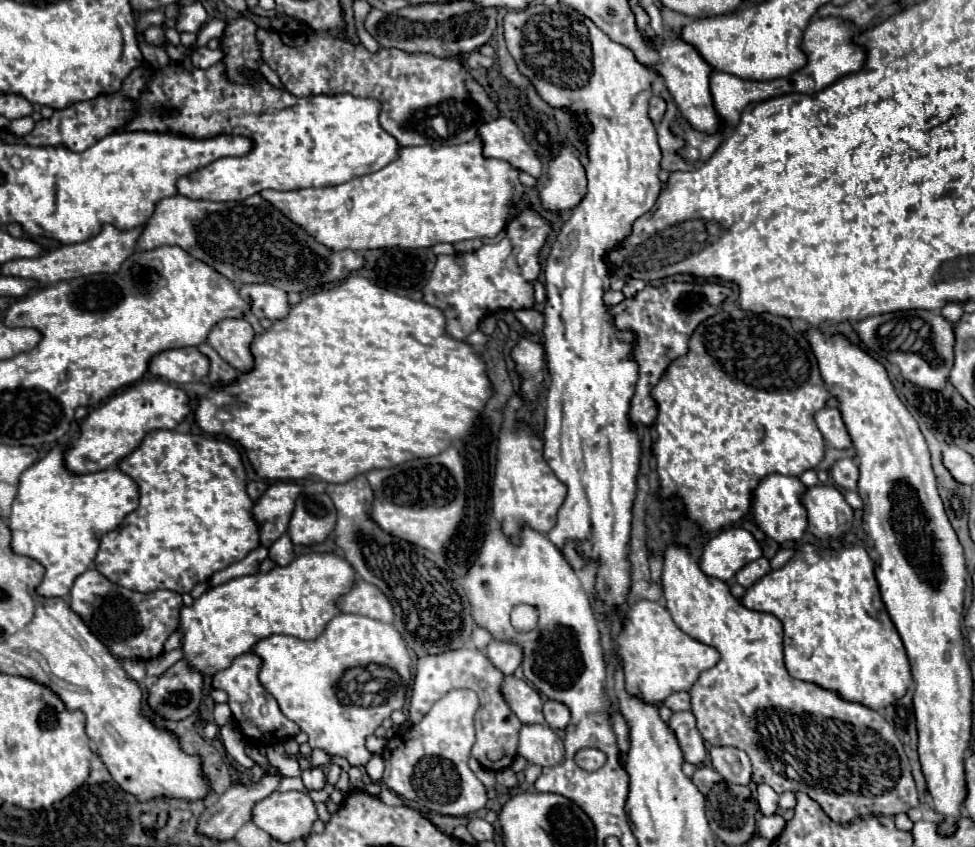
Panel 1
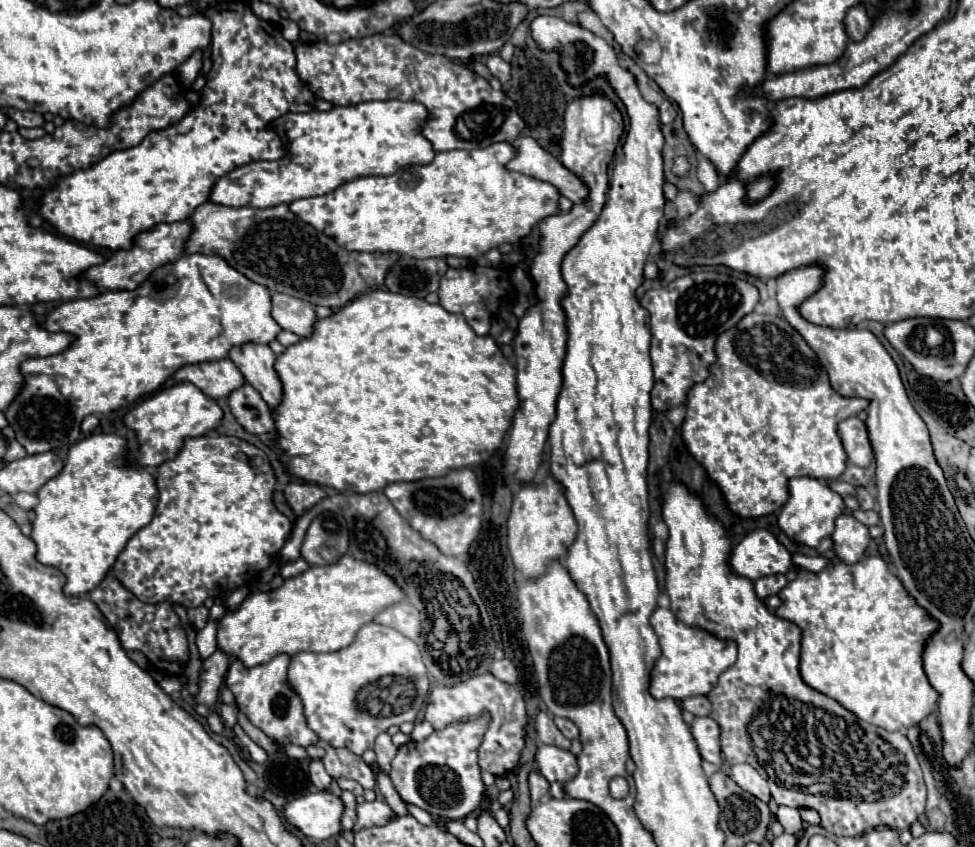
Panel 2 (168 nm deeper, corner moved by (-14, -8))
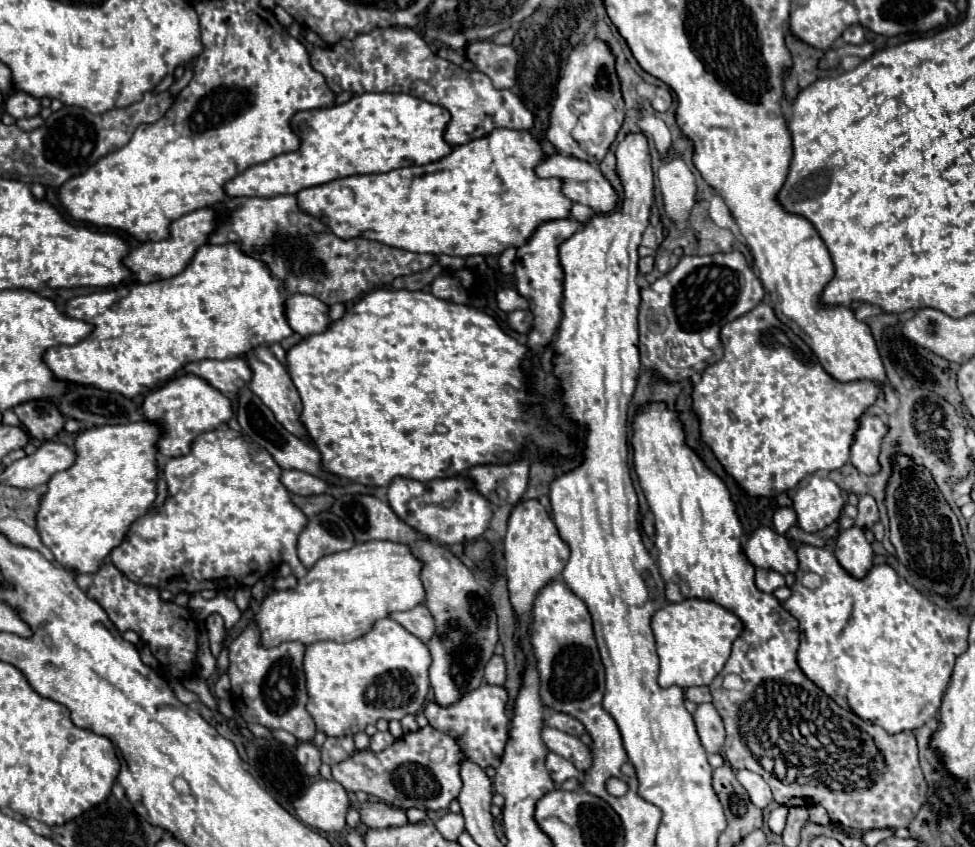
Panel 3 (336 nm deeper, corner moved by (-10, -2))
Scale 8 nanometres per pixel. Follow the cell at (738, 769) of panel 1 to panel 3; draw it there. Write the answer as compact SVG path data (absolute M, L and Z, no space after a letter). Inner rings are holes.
M738 769L736 771L736 777L738 781L742 783L742 787L748 791L752 803L760 809L764 809L766 805L772 803L772 793L770 793L770 787L766 785L766 781L754 773L754 771L748 771L748 769Z

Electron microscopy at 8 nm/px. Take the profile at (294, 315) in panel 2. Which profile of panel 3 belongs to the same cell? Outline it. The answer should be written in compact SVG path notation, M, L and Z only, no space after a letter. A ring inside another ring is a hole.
M290 295L286 299L286 321L302 337L322 333L330 323L328 305L312 295Z

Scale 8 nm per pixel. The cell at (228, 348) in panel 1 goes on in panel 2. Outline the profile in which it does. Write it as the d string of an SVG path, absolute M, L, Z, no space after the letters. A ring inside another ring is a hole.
M246 343L230 351L230 359L242 371L246 381L262 395L270 409L276 409L282 401L282 383L274 371L276 355L268 345Z

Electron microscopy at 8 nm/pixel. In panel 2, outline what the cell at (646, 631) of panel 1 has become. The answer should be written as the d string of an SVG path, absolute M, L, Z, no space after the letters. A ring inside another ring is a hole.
M658 607L652 613L650 623L662 647L662 655L654 665L650 683L650 693L656 699L672 697L676 701L682 701L686 697L706 695L718 683L718 677L736 661L736 641L720 639L700 627L684 625L680 619L674 617L670 609Z

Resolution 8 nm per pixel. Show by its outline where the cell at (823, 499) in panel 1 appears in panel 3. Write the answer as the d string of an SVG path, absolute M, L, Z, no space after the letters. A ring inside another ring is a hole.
M856 525L840 531L834 553L836 553L838 563L852 577L864 577L866 571L872 567L872 547L866 541L864 531Z

